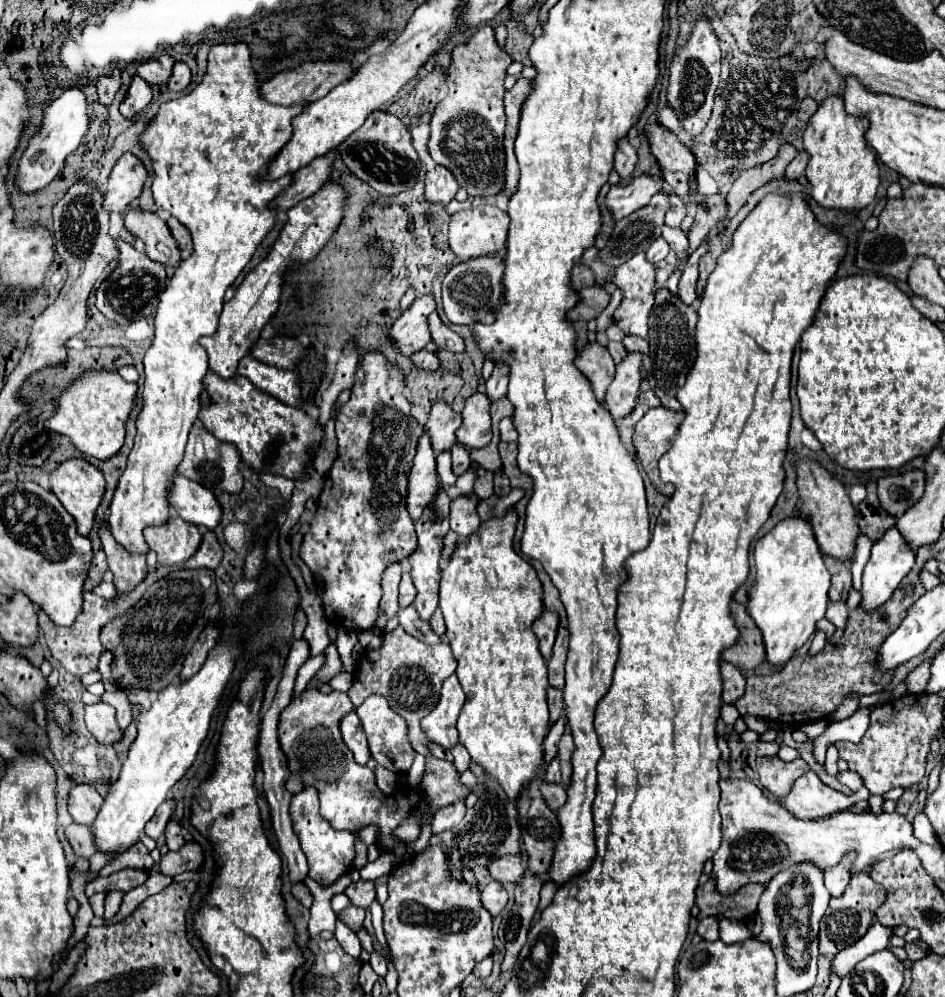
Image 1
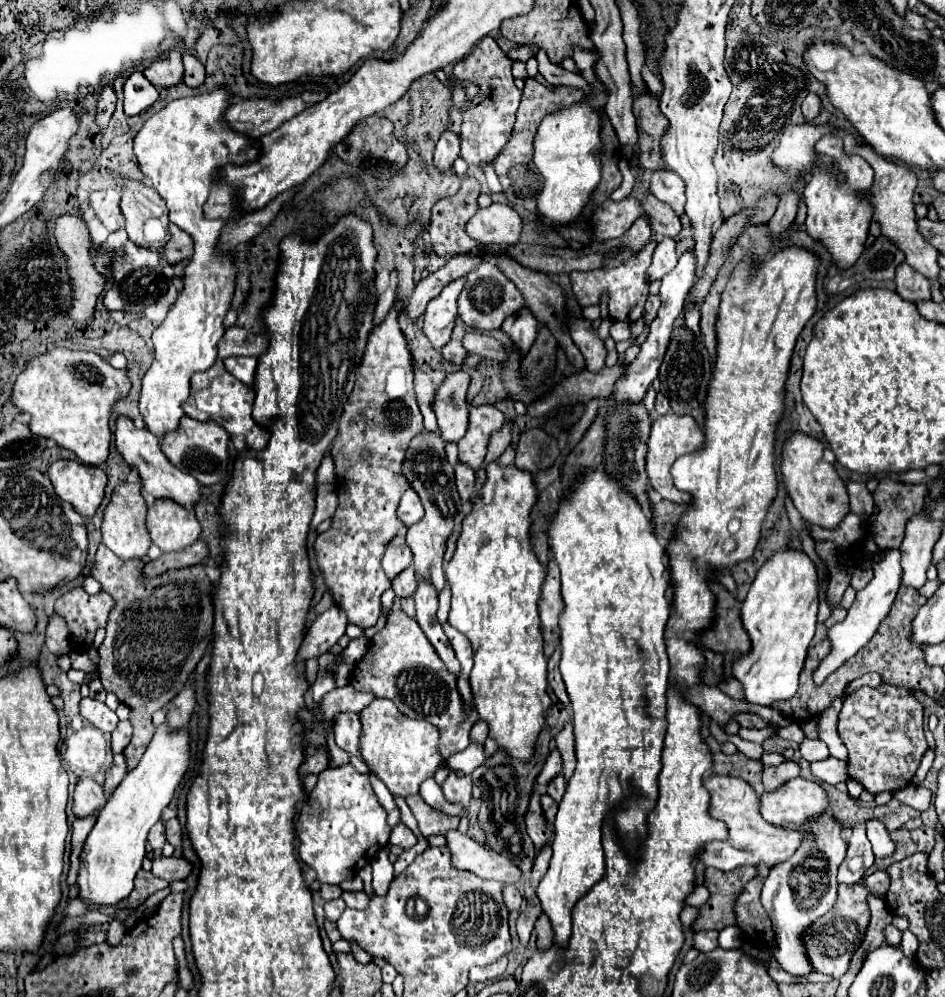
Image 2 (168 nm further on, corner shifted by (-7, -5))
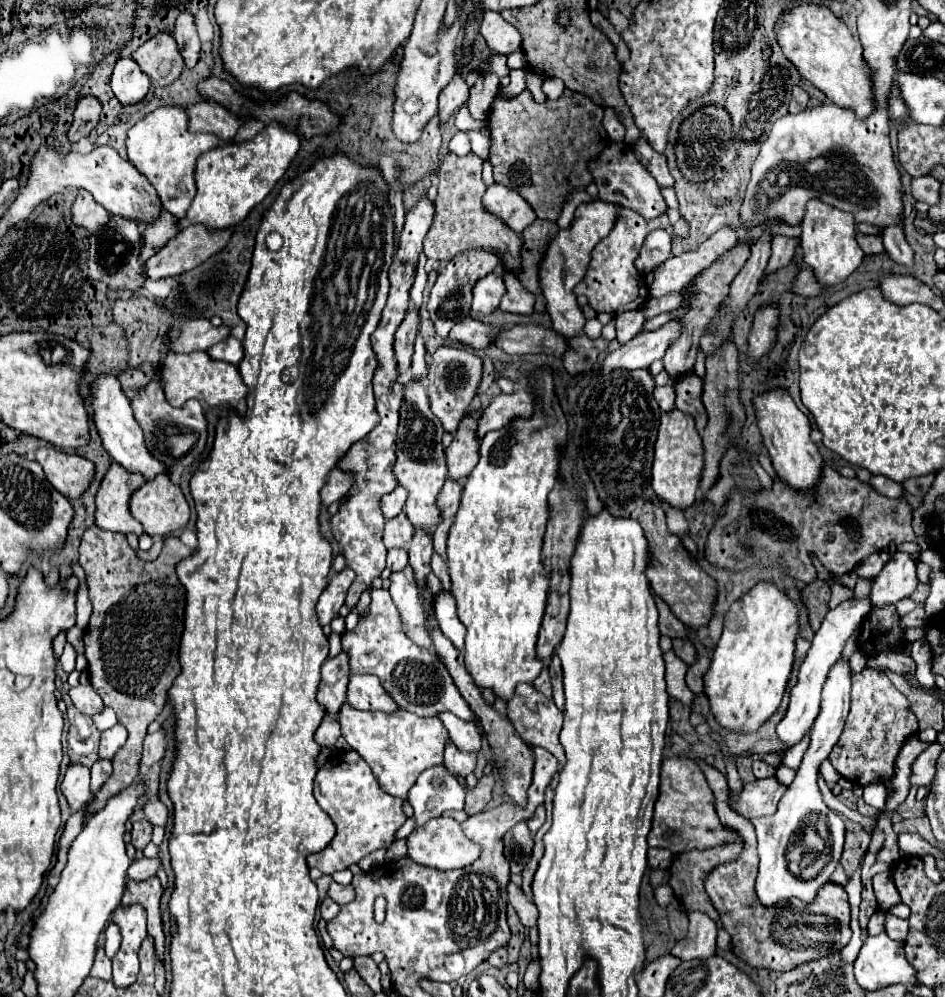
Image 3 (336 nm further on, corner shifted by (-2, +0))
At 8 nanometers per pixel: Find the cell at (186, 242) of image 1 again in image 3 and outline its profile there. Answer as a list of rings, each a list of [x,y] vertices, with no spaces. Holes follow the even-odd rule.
[[[163,210],[161,216],[157,218],[157,222],[143,230],[141,260],[149,260],[151,256],[155,256],[155,252],[159,252],[177,234],[179,234],[179,222],[175,220],[175,216],[171,216],[169,212]]]

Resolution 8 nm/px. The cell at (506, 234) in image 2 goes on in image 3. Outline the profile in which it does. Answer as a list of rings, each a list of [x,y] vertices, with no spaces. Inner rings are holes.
[[[493,184],[483,194],[483,208],[493,216],[499,216],[515,234],[521,234],[535,220],[533,208],[511,188]]]

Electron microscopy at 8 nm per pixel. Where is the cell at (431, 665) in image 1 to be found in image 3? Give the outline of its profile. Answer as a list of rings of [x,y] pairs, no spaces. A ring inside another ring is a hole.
[[[371,590],[369,616],[363,622],[359,622],[355,632],[341,634],[343,650],[349,656],[351,674],[379,676],[383,688],[389,692],[389,696],[393,696],[399,710],[407,710],[417,716],[439,716],[441,712],[453,712],[457,718],[471,722],[475,714],[459,694],[457,686],[453,684],[447,668],[443,668],[437,654],[417,646],[411,638],[407,638],[407,634],[401,628],[403,620],[389,592]]]

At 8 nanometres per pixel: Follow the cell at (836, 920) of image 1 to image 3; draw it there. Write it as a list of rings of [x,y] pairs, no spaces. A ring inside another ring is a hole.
[[[696,758],[695,762],[703,770],[709,787],[715,794],[715,808],[721,822],[735,828],[745,838],[741,856],[731,864],[715,868],[705,882],[705,890],[721,914],[723,928],[731,934],[731,950],[735,950],[735,954],[749,966],[769,968],[775,972],[789,972],[799,964],[807,964],[807,960],[821,960],[823,956],[833,956],[835,952],[843,950],[851,940],[851,904],[847,900],[845,888],[829,882],[817,892],[815,902],[809,906],[793,900],[785,908],[765,908],[755,896],[755,878],[759,864],[755,830],[747,818],[731,810],[727,802],[726,777],[700,758]]]

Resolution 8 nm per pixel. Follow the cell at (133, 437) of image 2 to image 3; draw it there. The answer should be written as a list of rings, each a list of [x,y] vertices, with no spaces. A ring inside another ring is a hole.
[[[101,376],[93,384],[93,410],[95,410],[95,424],[97,432],[103,440],[103,448],[109,452],[109,456],[121,464],[125,470],[143,474],[145,480],[153,480],[159,472],[169,472],[165,464],[155,460],[155,456],[149,454],[145,440],[143,440],[143,430],[139,428],[139,422],[133,416],[133,408],[129,398],[123,394],[119,380],[115,376]]]

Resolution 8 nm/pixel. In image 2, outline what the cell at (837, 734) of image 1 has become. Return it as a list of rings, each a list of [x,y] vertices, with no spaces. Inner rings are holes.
[[[828,757],[826,761],[816,761],[810,763],[810,771],[814,777],[826,781],[828,785],[838,785],[842,781],[848,779],[848,771],[846,771],[846,763],[836,759],[836,757]]]

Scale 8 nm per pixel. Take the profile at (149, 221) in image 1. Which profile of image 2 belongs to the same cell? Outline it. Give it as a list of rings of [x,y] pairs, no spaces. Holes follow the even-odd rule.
[[[118,179],[116,185],[122,189],[120,197],[120,211],[126,217],[126,231],[128,237],[140,245],[152,249],[144,239],[144,221],[156,217],[162,225],[168,225],[168,209],[164,199],[148,185],[134,181],[134,179]]]

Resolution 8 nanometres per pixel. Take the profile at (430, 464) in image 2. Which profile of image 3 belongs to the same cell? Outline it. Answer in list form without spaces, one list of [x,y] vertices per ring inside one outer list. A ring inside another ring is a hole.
[[[407,382],[405,396],[401,404],[401,422],[397,434],[397,462],[393,466],[397,482],[409,490],[409,498],[405,504],[405,514],[411,520],[415,530],[425,530],[427,534],[443,520],[437,508],[437,496],[447,478],[447,462],[441,444],[443,426],[439,418],[429,410],[429,400],[421,382]]]

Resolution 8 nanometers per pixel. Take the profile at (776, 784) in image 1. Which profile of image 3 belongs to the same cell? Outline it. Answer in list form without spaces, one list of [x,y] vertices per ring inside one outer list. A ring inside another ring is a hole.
[[[755,760],[753,762],[753,774],[755,778],[769,778],[769,776],[775,776],[775,766],[763,762],[763,760]]]

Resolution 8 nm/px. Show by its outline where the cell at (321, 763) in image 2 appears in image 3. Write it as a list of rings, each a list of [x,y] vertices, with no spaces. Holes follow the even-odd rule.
[[[325,718],[325,720],[321,722],[321,726],[317,728],[317,732],[315,732],[315,742],[319,742],[321,748],[333,748],[339,736],[341,736],[339,724],[335,724],[333,720]]]

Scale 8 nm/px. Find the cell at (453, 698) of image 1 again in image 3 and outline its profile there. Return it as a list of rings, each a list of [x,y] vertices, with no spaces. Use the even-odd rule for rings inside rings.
[[[439,592],[435,596],[435,616],[437,616],[441,632],[453,642],[453,646],[457,650],[461,650],[463,640],[465,640],[465,626],[457,618],[455,600],[453,600],[453,596],[449,592]]]

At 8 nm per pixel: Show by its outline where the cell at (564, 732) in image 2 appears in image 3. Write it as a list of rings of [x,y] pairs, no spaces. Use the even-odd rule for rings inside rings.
[[[519,684],[517,690],[515,690],[515,696],[511,698],[511,702],[507,704],[507,716],[511,718],[513,726],[515,726],[515,732],[531,746],[541,746],[545,750],[549,750],[557,762],[561,766],[565,766],[567,762],[567,756],[565,756],[565,750],[559,742],[559,732],[563,728],[563,712],[555,706],[553,700],[545,698],[541,692],[537,692],[531,684]]]

